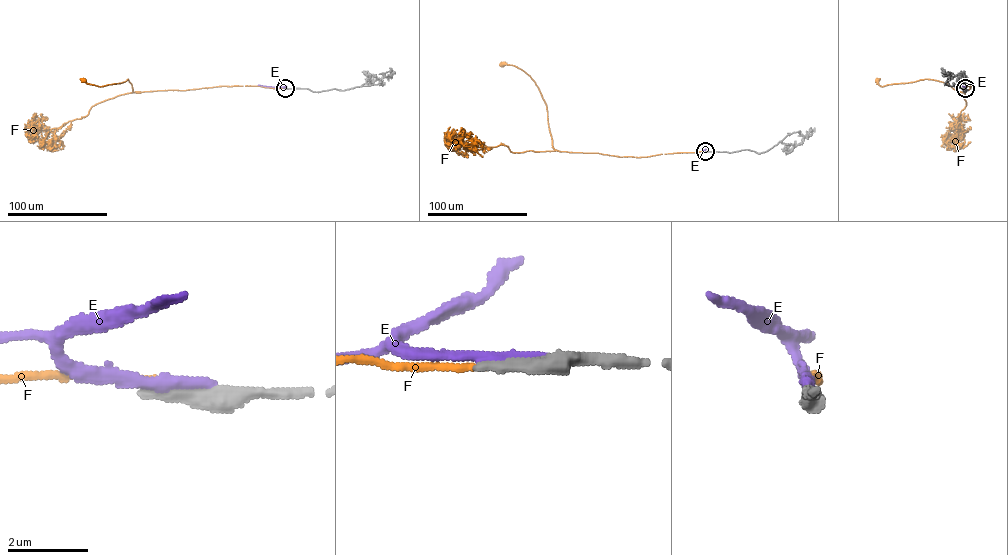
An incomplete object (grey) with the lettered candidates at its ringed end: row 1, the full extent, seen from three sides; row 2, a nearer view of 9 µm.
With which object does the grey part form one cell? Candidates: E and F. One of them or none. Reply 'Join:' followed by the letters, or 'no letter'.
Join: no letter

